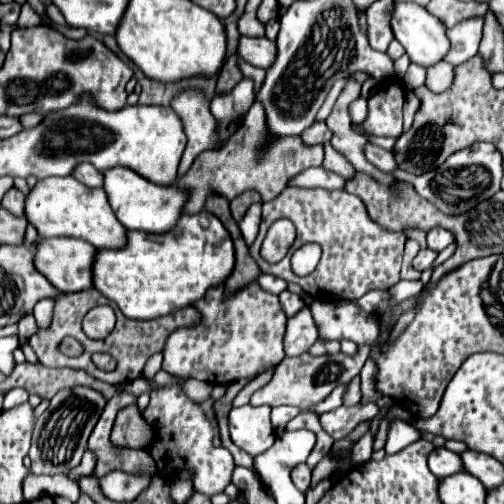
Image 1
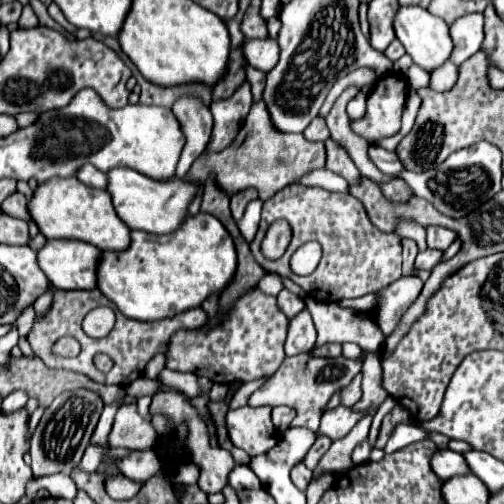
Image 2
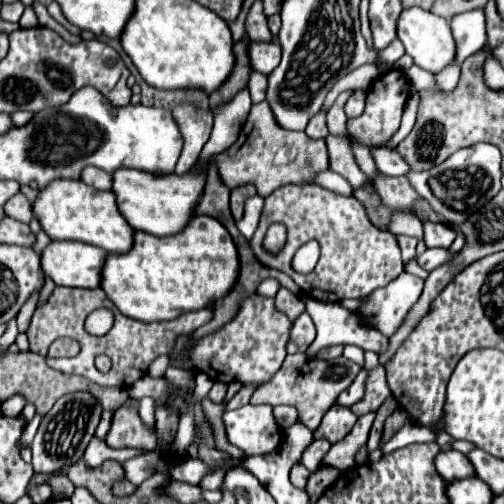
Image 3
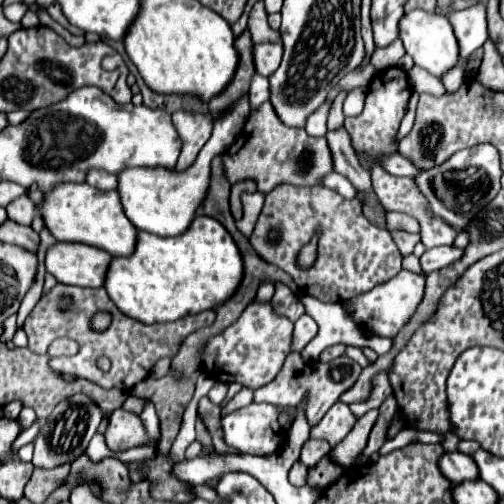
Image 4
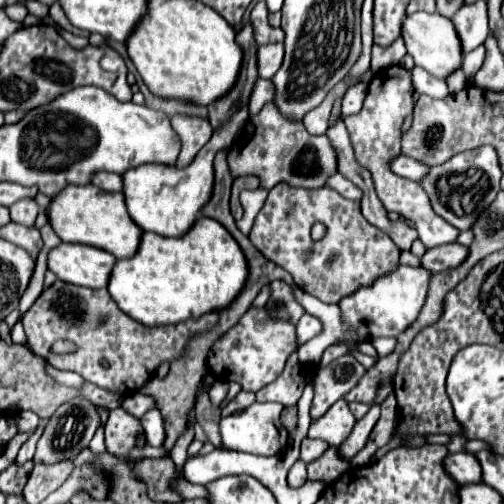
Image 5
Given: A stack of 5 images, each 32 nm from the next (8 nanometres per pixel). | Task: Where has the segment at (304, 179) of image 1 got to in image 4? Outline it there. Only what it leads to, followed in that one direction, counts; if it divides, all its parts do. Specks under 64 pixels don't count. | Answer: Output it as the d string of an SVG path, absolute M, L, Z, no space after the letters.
M336 172L328 174L328 176L324 178L324 186L330 188L330 190L336 190L336 192L342 194L344 198L358 198L358 196L356 196L358 190L356 190L342 174L336 174Z

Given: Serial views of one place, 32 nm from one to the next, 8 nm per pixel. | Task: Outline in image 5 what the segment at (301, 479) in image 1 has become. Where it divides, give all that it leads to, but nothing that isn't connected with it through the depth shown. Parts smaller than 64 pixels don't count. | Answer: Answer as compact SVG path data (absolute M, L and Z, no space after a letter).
M298 460L290 472L288 472L288 486L292 488L298 488L300 484L304 484L308 478L306 478L306 464L302 460Z

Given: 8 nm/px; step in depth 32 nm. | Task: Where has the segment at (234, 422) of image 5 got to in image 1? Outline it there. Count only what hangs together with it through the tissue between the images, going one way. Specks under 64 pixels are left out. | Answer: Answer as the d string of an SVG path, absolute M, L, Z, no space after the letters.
M268 405L250 406L240 406L240 408L232 408L230 410L230 416L228 416L228 426L230 426L230 438L232 442L242 448L244 452L248 452L248 448L264 448L264 452L274 444L276 436L274 436L274 428L272 428L272 423L270 420L272 408Z

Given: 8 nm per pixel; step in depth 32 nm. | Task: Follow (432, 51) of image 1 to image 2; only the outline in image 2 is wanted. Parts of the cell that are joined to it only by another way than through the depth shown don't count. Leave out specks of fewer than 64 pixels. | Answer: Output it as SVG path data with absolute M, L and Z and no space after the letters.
M400 6L396 20L394 20L394 30L396 30L396 38L406 48L406 54L412 56L414 64L422 66L428 72L446 64L452 56L454 44L450 38L450 26L442 18L430 14L428 10L420 8L420 6Z

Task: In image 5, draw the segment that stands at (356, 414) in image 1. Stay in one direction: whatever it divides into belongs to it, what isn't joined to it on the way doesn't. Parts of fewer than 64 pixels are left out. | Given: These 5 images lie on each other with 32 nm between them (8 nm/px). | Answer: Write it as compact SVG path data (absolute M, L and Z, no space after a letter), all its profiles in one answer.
M338 400L334 406L328 408L324 416L320 416L318 420L312 420L308 436L326 440L332 446L340 446L350 436L354 424L356 424L356 418L350 412L348 402Z

